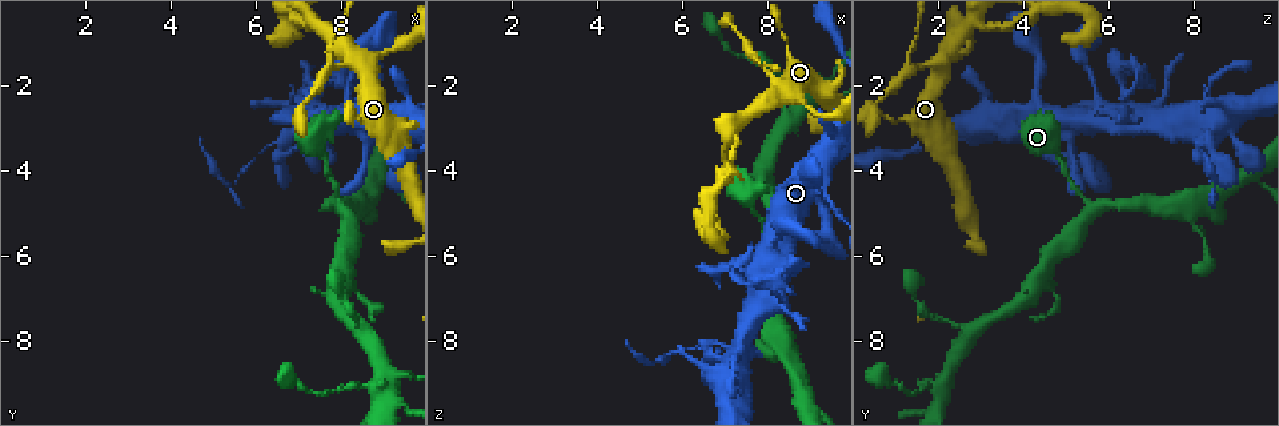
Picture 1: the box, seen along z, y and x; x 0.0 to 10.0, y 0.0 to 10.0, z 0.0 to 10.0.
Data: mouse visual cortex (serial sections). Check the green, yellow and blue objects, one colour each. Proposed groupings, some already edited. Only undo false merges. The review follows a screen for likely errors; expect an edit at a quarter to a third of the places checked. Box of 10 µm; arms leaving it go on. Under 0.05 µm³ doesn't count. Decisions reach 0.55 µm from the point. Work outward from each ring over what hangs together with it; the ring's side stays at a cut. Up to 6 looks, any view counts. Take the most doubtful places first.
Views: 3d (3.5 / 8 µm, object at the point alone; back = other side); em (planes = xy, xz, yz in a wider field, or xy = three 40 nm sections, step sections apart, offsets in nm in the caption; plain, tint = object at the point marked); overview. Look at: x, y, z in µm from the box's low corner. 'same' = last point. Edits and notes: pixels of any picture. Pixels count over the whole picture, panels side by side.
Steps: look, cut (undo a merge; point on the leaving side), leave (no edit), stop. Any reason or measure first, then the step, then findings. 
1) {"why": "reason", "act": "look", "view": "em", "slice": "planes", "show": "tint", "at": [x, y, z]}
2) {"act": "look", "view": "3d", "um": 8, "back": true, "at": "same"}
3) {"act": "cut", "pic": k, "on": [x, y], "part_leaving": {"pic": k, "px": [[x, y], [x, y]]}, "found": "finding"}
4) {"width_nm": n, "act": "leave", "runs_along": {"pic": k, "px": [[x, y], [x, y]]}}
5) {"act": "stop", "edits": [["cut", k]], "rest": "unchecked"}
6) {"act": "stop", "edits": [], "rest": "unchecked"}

{"why": "sharp bend", "act": "look", "view": "3d", "um": 3.5, "back": true, "at": [7.85, 1.55, 1.45]}

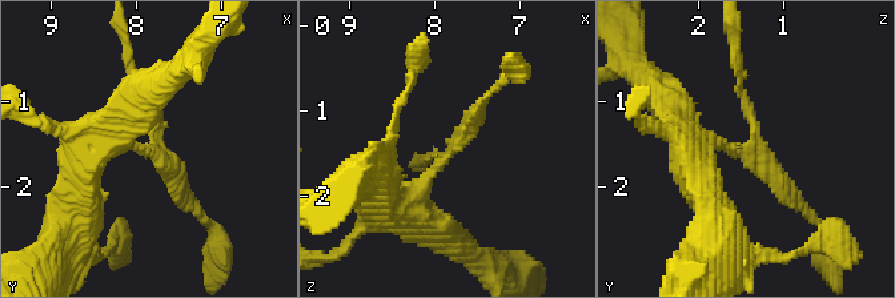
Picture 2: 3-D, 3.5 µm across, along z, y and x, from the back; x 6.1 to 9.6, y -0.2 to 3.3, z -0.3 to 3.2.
{"act": "look", "view": "em", "slice": "xy", "step": 2, "show": "tint", "at": [7.85, 1.55, 1.45]}

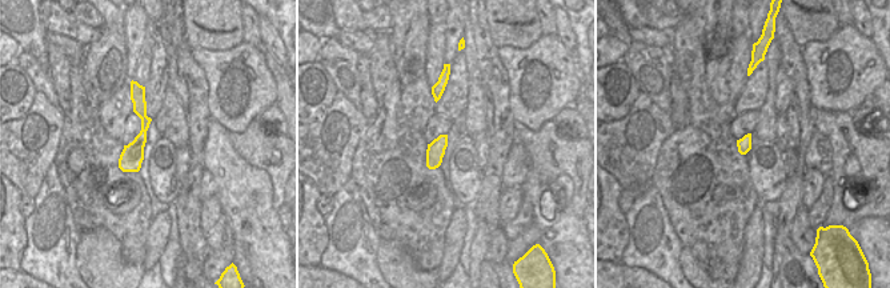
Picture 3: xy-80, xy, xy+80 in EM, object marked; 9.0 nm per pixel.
{"width_nm": 170, "act": "cut", "pic": 2, "on": [466, 133], "part_leaving": {"pic": 2, "px": [[444, 160], [480, 101], [509, 75]]}, "found": "two cells meet here"}

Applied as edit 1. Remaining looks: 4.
{"act": "look", "view": "overview"}

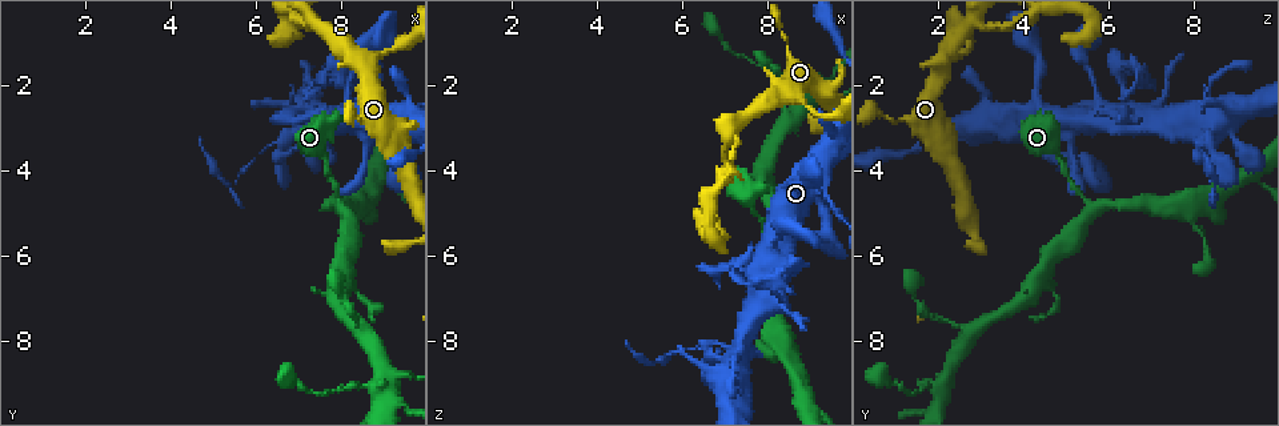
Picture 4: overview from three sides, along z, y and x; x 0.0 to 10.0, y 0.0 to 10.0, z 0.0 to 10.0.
{"act": "look", "view": "3d", "um": 8, "at": [6.95, 3.05, 8.45]}

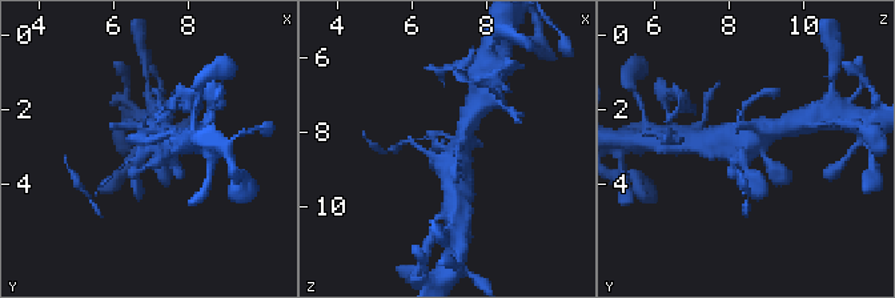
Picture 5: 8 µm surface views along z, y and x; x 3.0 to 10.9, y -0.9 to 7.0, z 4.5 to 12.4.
{"act": "look", "view": "3d", "um": 3.5, "at": "same"}

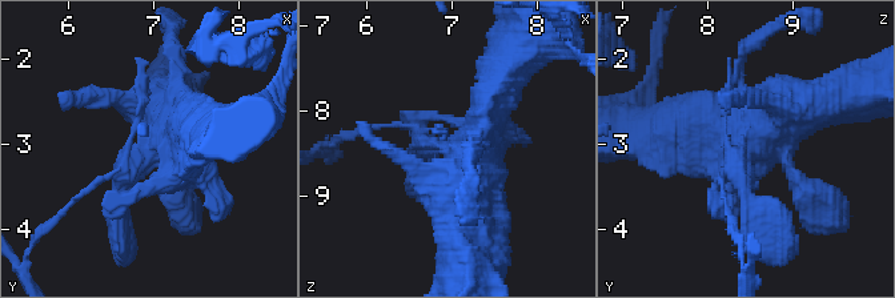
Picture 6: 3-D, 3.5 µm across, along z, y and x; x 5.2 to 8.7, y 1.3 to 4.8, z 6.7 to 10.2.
{"why": "need the tissue", "act": "look", "view": "em", "slice": "xy", "step": 3, "show": "tint", "at": [7.00, 3.05, 8.45]}

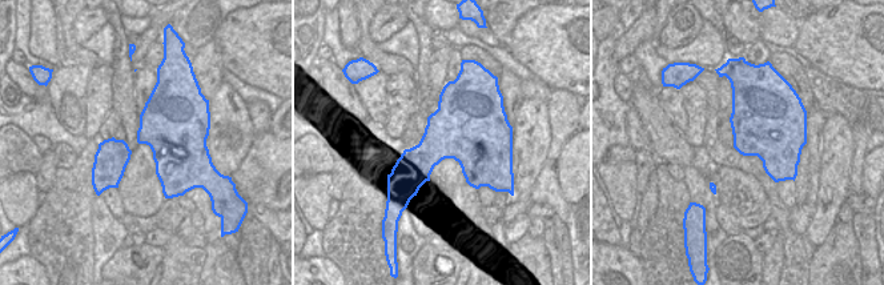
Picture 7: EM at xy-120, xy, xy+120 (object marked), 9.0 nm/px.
{"act": "leave", "found": "one cell here"}

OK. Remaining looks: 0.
{"act": "stop", "edits": [["cut", 2]], "rest": "unchecked"}

